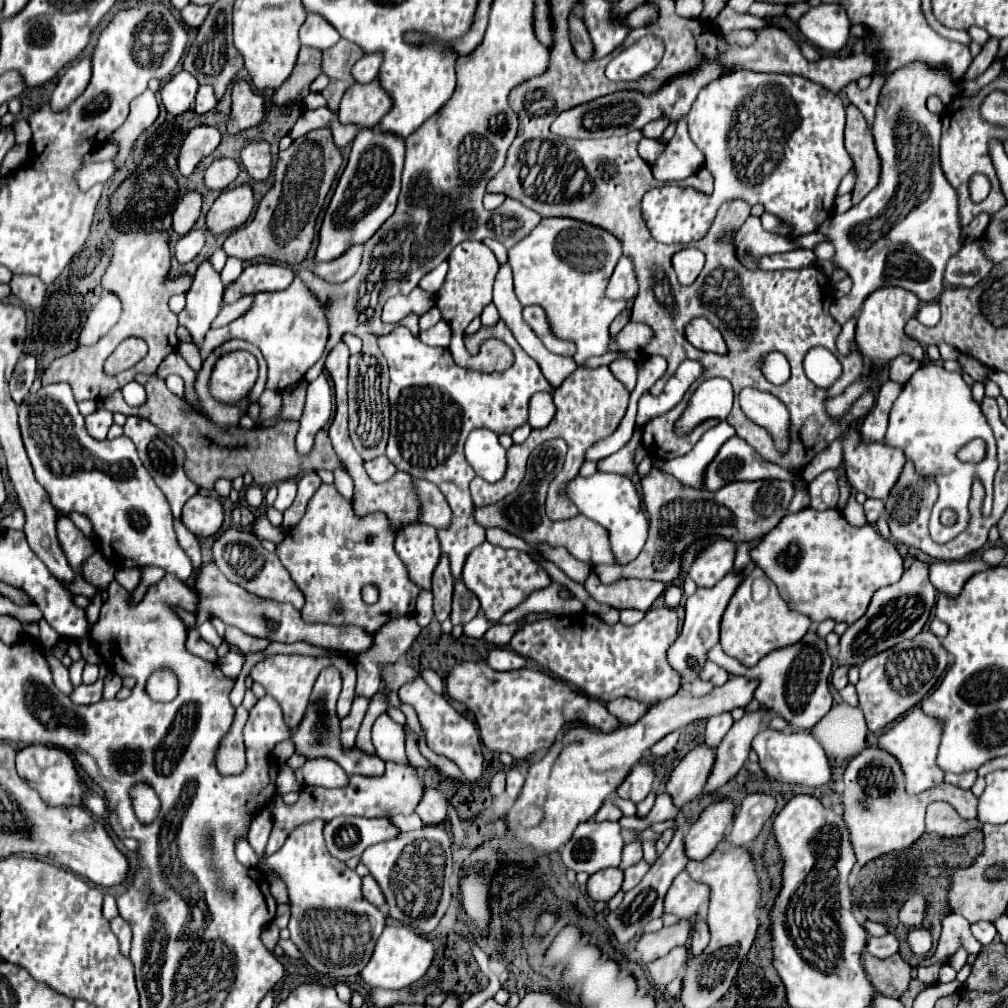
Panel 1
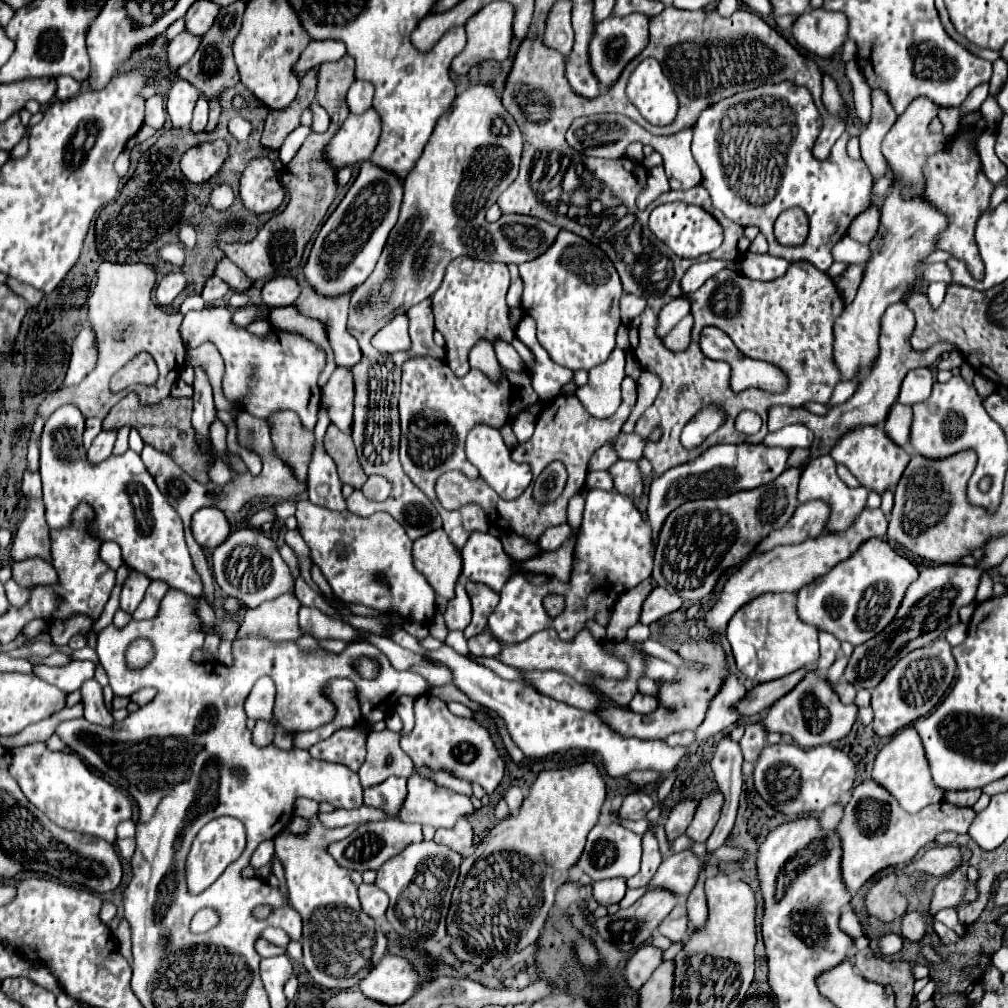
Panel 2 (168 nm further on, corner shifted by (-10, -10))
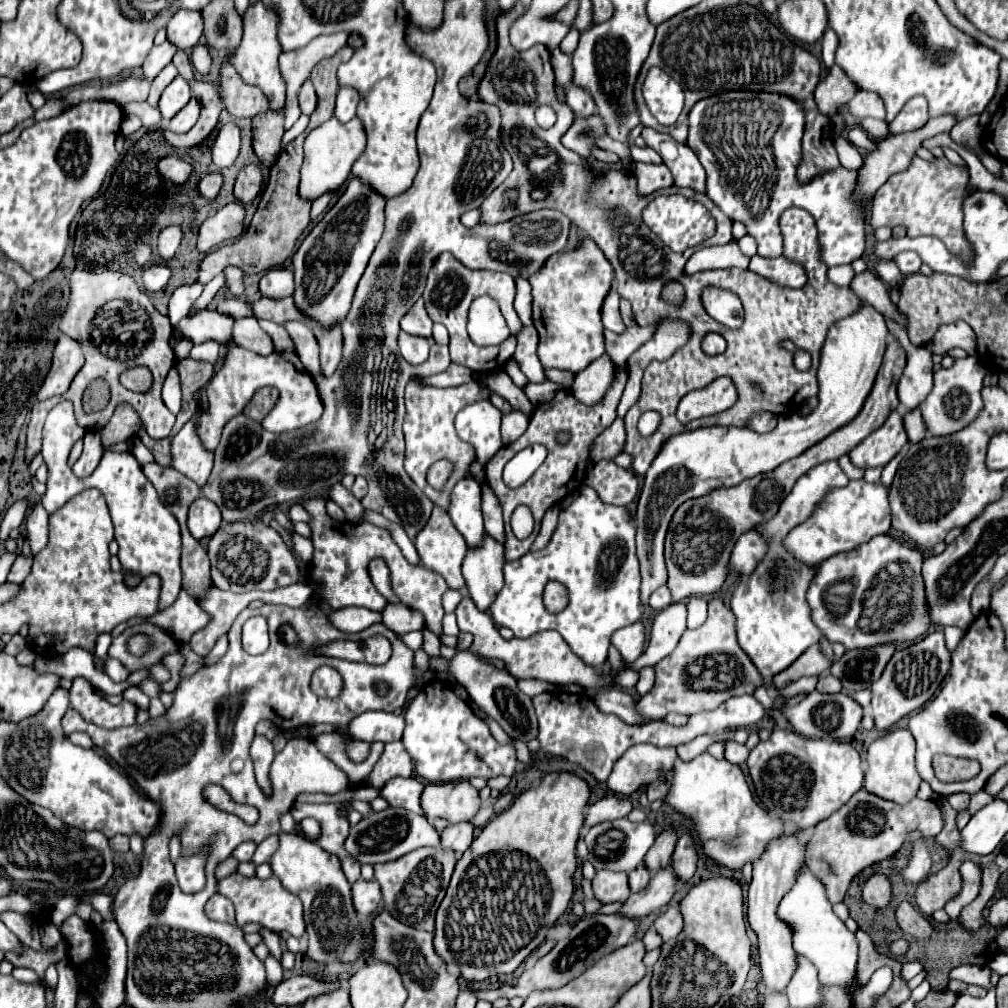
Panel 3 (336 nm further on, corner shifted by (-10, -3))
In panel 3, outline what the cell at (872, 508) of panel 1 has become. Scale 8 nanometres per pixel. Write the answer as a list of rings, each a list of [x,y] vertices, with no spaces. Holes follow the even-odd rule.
[[[852,480],[848,486],[832,490],[818,510],[800,526],[796,526],[782,542],[786,552],[800,564],[818,566],[834,554],[854,550],[856,546],[872,540],[878,534],[890,530],[890,504],[888,490],[876,482],[868,484],[864,480]]]

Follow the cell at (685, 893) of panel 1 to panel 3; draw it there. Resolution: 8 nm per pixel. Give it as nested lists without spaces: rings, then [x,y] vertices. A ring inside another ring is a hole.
[[[668,906],[664,910],[664,914],[660,914],[656,920],[654,920],[654,928],[658,930],[658,934],[664,938],[664,940],[672,940],[680,934],[682,930],[682,918],[680,918],[680,910],[676,906]]]

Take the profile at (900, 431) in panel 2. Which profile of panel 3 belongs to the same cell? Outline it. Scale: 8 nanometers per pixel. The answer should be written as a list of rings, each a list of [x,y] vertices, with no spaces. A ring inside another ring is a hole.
[[[910,410],[904,414],[904,428],[906,428],[906,434],[908,434],[908,440],[914,444],[918,440],[922,440],[926,436],[926,426],[924,426],[924,420],[920,416],[920,410]]]

